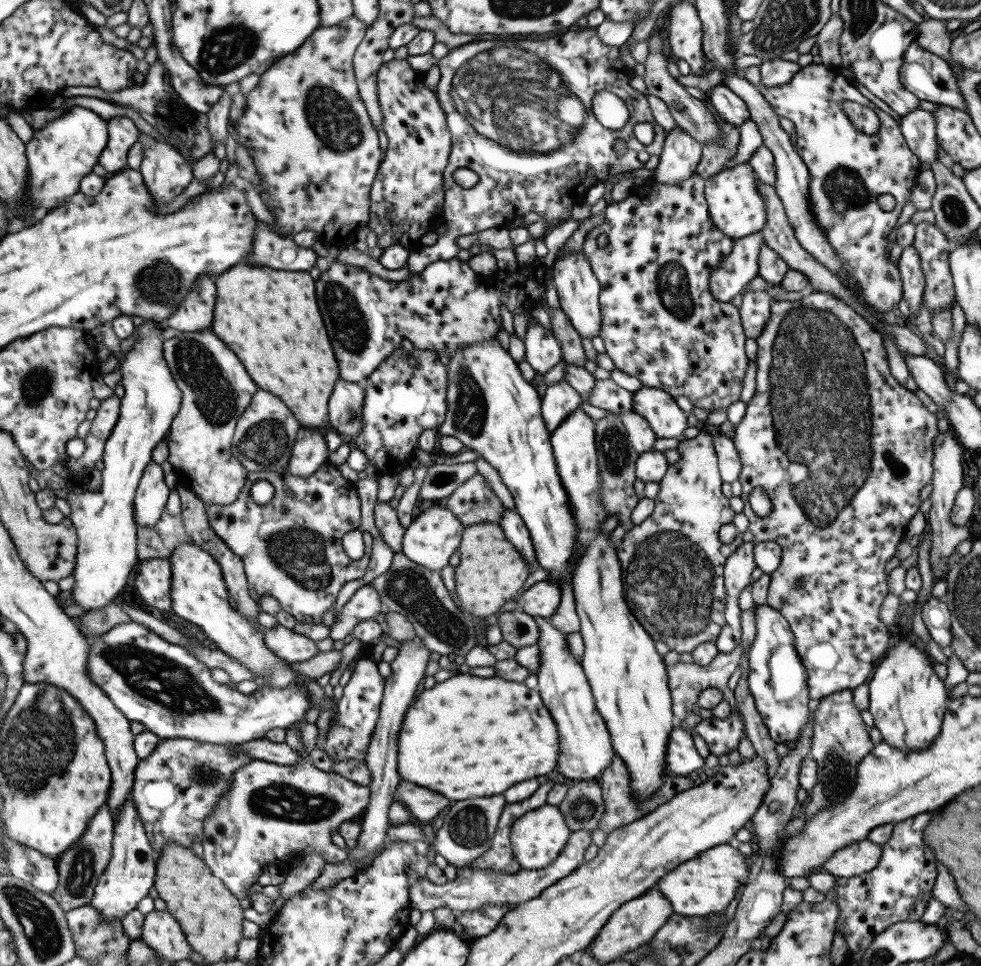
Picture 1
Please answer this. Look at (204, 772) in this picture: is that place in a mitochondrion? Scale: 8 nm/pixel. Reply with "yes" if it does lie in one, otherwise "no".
yes

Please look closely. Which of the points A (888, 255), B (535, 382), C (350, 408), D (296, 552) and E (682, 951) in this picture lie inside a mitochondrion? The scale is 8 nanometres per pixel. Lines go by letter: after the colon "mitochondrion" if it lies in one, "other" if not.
A: other
B: other
C: mitochondrion
D: mitochondrion
E: other

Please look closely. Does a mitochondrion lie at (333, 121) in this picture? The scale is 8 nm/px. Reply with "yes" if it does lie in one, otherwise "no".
yes

